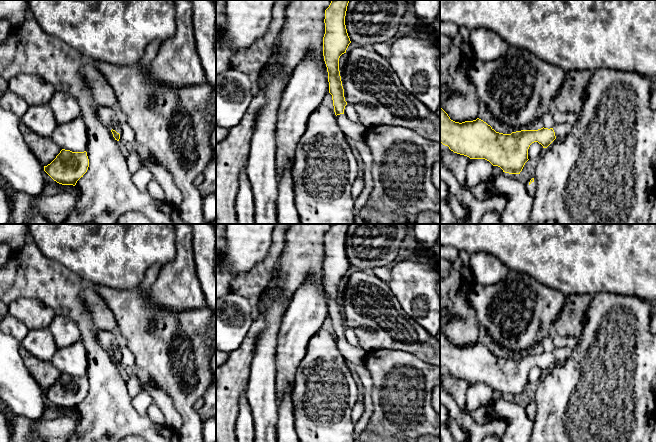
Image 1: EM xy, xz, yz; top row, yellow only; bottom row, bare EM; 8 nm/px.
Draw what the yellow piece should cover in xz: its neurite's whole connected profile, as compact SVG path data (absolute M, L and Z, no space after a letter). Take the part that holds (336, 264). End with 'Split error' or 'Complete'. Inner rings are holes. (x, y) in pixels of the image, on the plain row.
M332 224L325 234L325 258L323 280L328 296L329 317L332 319L334 336L341 355L355 365L364 365L369 352L350 345L344 338L347 326L342 310L339 282L351 267L345 249L347 230L350 224Z. Split error

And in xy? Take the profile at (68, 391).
M62 373L44 395L57 407L75 410L89 391L87 376L72 376Z. Complete

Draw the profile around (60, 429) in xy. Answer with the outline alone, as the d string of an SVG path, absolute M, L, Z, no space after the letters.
M0 399L0 411L7 417L12 442L31 442L35 437L45 442L67 442L74 434L77 417L62 414L53 419L32 419L14 414Z

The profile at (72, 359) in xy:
M81 341L65 348L58 348L51 362L61 373L72 376L86 375L89 365L87 352Z

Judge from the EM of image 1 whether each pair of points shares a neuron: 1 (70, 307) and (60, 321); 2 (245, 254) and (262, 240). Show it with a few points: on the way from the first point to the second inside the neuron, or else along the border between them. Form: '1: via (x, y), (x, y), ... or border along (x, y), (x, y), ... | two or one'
1: border along (55, 314), (69, 316), (76, 323), (80, 332) | two
2: via (249, 250), (258, 241) | one

